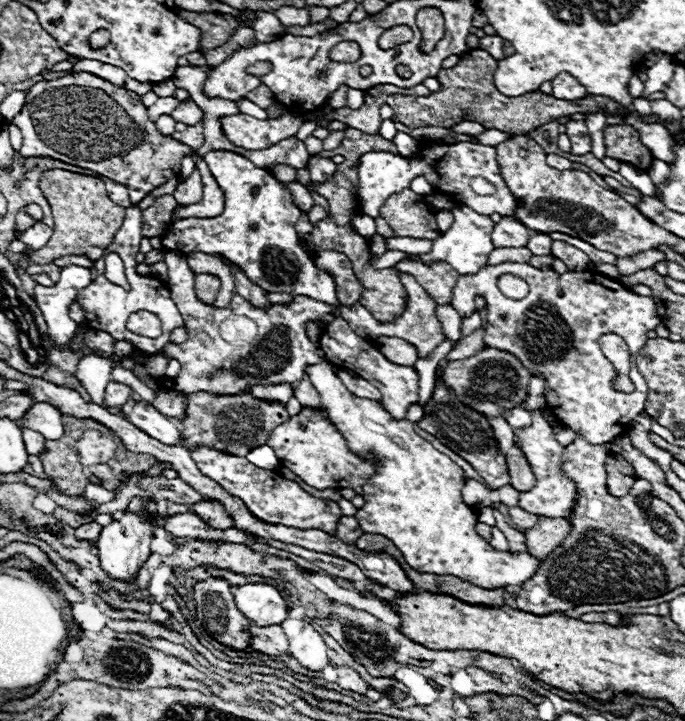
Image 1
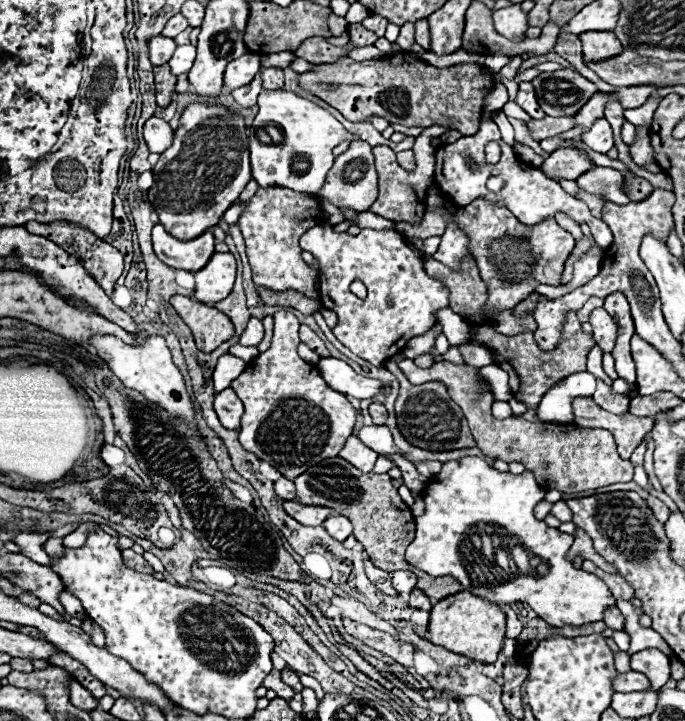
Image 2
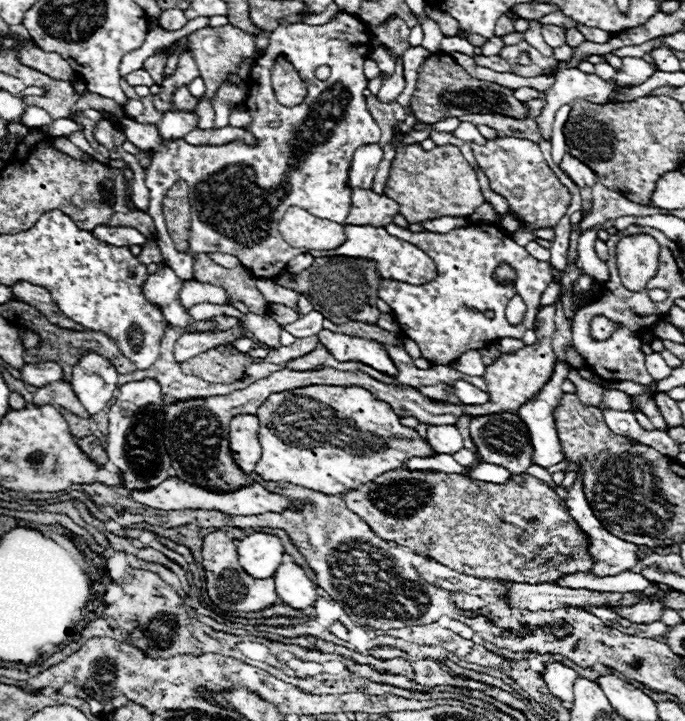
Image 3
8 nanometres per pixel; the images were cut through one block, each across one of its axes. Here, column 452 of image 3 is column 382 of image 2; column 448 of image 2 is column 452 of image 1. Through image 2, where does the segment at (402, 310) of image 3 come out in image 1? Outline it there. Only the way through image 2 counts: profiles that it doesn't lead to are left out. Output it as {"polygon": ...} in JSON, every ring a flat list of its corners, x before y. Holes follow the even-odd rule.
{"polygon":[[516,262,486,266,474,276,458,278,452,304,462,319,475,312,474,294,484,296,488,310,484,346,516,354,516,358,520,358,520,362,534,376,544,376,544,396,550,404,548,408,564,428,578,432,590,444,608,444,628,432,626,426,644,410,648,392,646,380,636,368,636,354,646,344,646,334,662,322,650,296,638,296,624,288,618,280,598,272,556,274,554,270,542,272,534,270,530,264],[502,274,524,278,530,286,528,296,522,300,502,296,498,290,498,278],[558,290,562,290,564,296,558,296],[606,332,622,336,628,344,630,380,636,386,632,394,622,394,612,388,612,378,616,372,598,344,598,338]]}

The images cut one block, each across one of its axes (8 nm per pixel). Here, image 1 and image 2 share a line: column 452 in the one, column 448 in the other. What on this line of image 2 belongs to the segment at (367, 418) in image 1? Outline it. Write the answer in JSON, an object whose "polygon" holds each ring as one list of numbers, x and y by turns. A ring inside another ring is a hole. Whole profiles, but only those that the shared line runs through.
{"polygon":[[460,458,460,460,446,462,446,464,442,466,442,472,440,472,438,476,434,476,434,478,428,482,426,490,424,490,426,512,424,512,424,516,418,516,418,518,416,518,416,538,414,538,414,542,412,542,412,544,408,546,408,550,406,550,406,560,408,560,412,566,416,566,418,570,430,574,432,578,440,578,440,576,452,576,452,578,456,578,456,580,462,584,464,590,468,590,468,592,472,592,472,594,476,594,476,596,480,596,480,598,484,598,484,600,488,600,488,602,494,602,494,604,526,602,526,604,532,606,532,610,538,614,538,618,546,620,550,626,556,626,556,628,562,628,562,626,566,626,566,624,582,626,582,624,590,624,590,622,602,622,604,612,606,612,610,606,614,606,616,600,614,600,614,596,610,594,608,586,606,586,598,576,588,574,588,572,584,572,584,570,576,570,576,568,572,566,572,562,566,560,566,552,570,550,574,538,572,538,570,534,564,534,564,532,556,530,556,528,548,528,542,520,536,520,536,518,534,518,534,506,544,500,544,494,546,494,546,490,536,484,534,476,532,476,528,470,526,470,524,474,504,474,504,472,498,472,498,470,490,468,490,466,488,466,484,460,480,460,480,458],[514,550,524,550,526,556,528,556,528,564,524,564,522,568,520,568,518,564,512,564,512,552,514,552]]}

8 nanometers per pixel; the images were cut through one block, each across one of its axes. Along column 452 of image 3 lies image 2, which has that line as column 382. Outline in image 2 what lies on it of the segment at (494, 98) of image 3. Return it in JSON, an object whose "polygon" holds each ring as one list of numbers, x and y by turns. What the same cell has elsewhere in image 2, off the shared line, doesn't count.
{"polygon":[[400,52,396,56,386,56,380,60,366,60,366,62,354,62,352,58,344,58,332,64,318,64,312,72,306,72,300,76,300,86,314,96,328,102,332,108,336,108,346,120,352,122,364,122,370,116,382,116,392,124,402,126,450,126,464,136,476,134,482,120,482,104,484,96,490,94,494,88,494,72,490,72,486,66,480,64,456,64,450,68,434,68,424,62,420,62,410,52]]}

